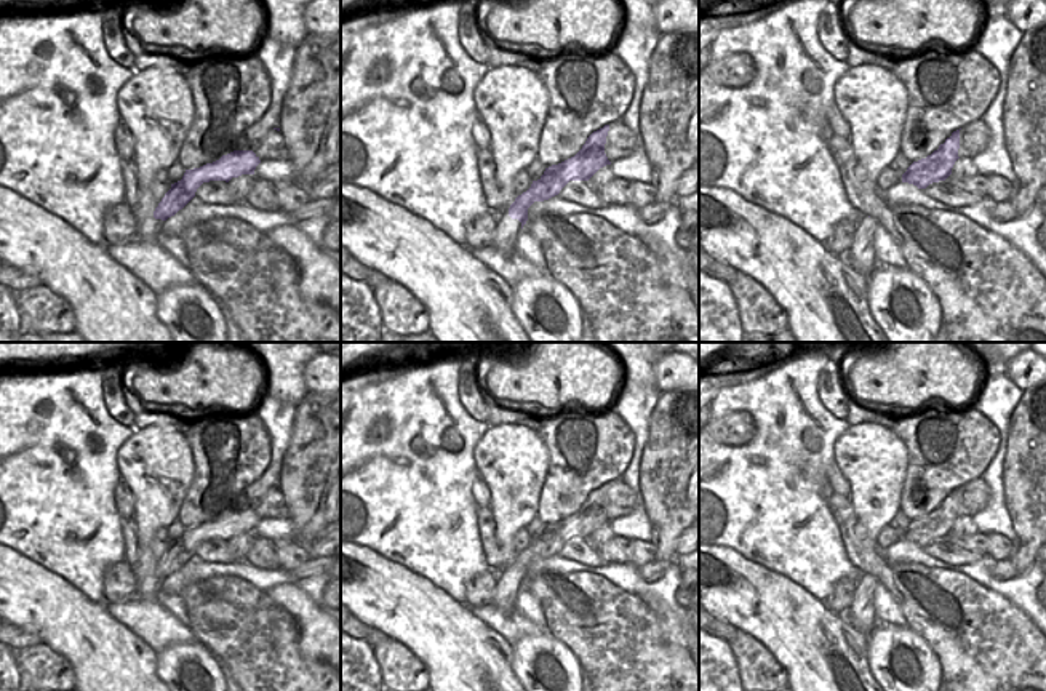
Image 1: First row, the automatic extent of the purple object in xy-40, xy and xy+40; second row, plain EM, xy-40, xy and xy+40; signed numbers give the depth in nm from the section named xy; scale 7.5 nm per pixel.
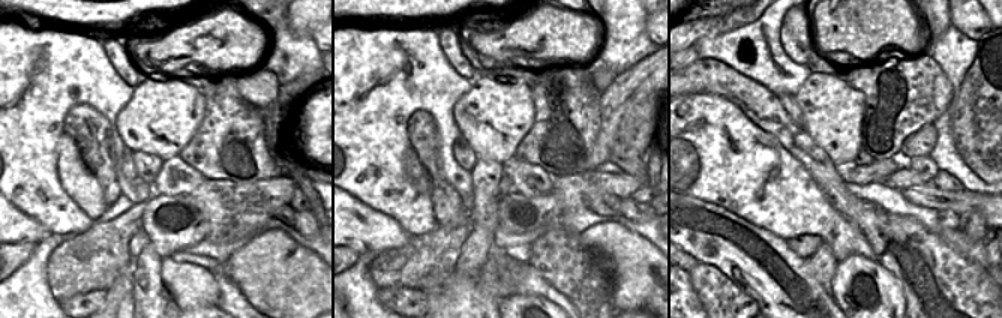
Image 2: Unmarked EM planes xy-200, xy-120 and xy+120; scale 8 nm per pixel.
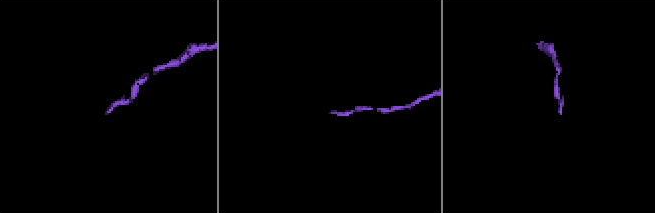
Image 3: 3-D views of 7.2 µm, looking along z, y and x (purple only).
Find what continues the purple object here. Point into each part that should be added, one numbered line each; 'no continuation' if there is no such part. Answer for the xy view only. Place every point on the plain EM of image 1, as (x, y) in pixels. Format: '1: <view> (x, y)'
1: xy (507, 587)

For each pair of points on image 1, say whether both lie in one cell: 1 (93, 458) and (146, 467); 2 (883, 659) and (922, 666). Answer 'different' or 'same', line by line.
1: different
2: same

